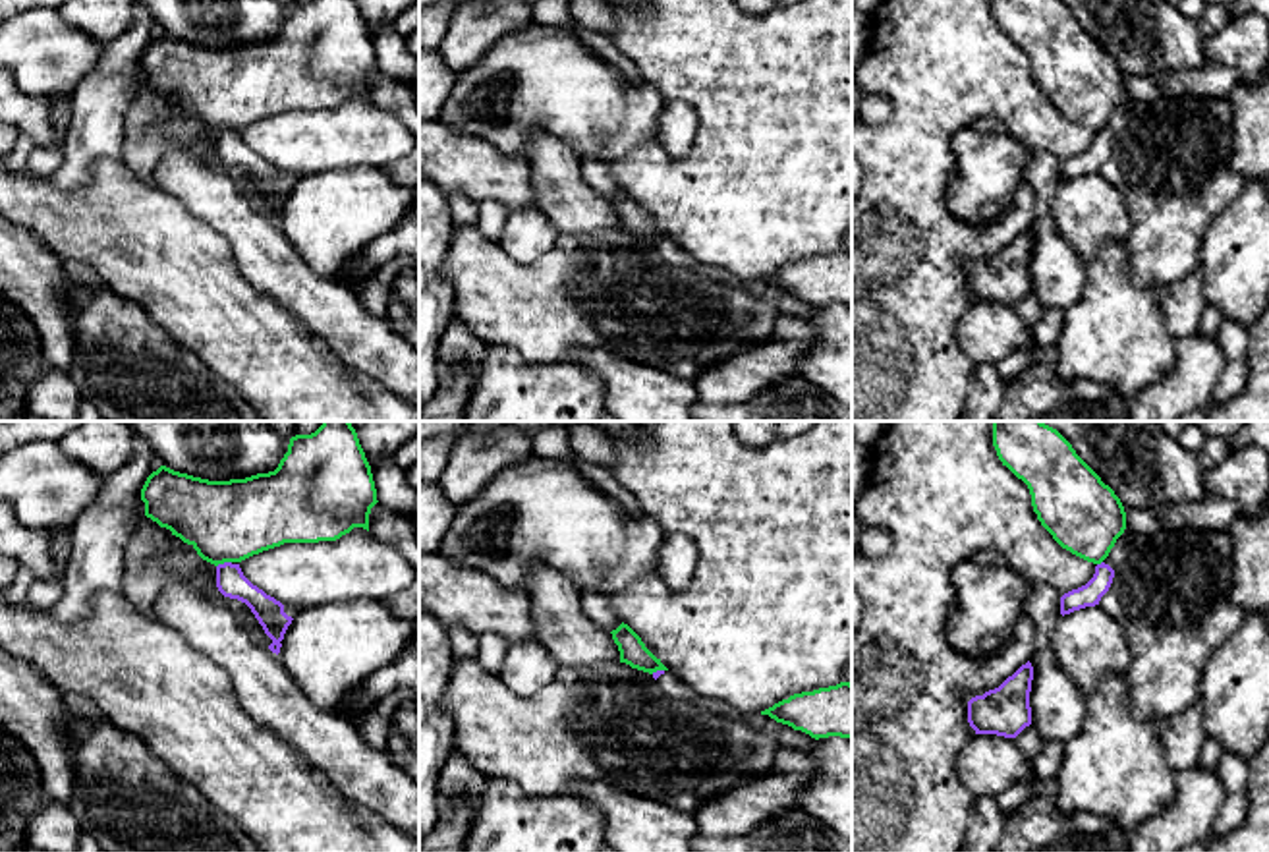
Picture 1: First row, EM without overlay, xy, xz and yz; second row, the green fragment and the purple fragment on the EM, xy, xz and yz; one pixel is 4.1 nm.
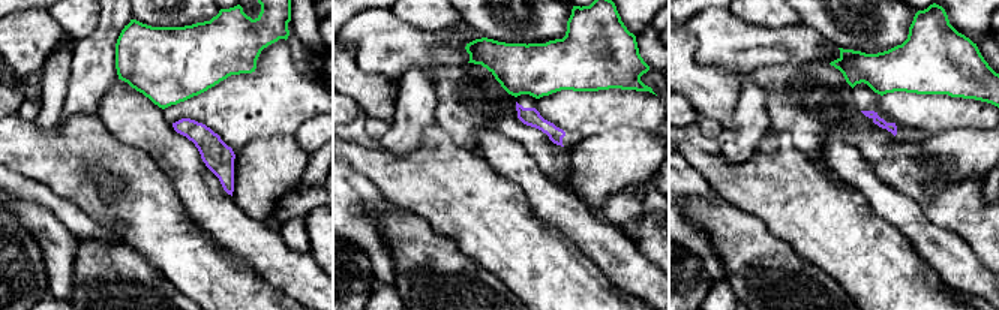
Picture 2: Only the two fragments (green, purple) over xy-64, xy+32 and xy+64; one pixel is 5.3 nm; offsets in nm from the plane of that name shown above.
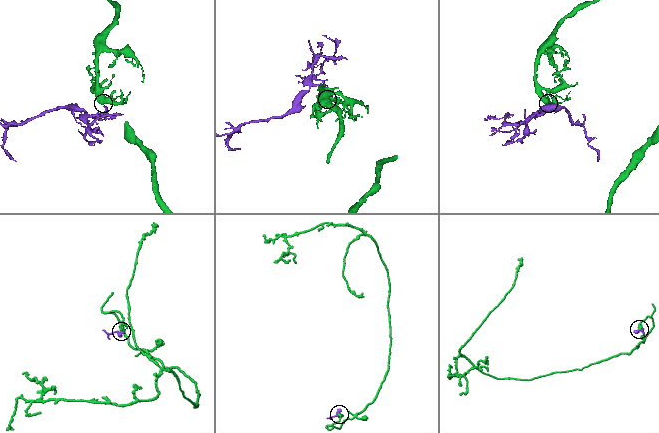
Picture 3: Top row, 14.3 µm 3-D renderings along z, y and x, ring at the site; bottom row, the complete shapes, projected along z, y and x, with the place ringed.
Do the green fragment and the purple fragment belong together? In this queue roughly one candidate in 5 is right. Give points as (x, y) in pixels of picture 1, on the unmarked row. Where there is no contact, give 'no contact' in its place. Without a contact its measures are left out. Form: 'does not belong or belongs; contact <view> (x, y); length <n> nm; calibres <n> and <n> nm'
does not belong; contact xy (223, 130); length 70 nm; calibres 340 and 120 nm

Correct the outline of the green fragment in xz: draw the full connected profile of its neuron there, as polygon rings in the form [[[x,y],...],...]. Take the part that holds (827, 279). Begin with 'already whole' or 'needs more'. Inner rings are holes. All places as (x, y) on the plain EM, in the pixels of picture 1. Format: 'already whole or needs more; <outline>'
already whole; [[[852,251],[794,261],[761,278],[776,290],[802,298],[811,305],[840,303],[852,307]]]

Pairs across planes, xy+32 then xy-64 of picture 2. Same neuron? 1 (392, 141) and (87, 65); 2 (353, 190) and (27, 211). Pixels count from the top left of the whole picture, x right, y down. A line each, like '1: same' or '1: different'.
1: same
2: same

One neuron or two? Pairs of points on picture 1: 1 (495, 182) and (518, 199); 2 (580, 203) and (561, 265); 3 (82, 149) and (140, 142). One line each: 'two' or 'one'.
1: one
2: two
3: two

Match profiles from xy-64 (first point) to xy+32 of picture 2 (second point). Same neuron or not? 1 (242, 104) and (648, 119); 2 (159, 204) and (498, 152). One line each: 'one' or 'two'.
1: one
2: two

